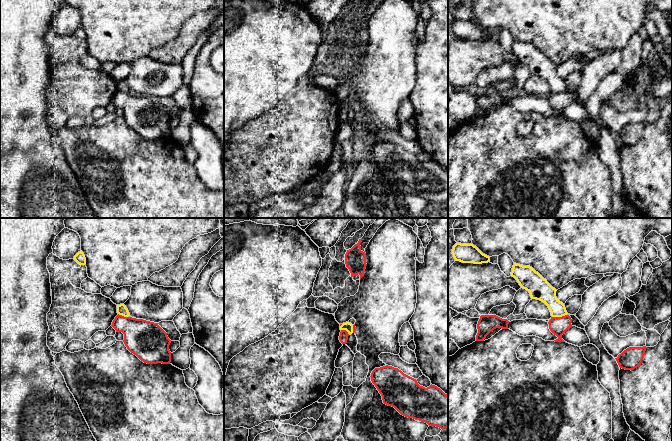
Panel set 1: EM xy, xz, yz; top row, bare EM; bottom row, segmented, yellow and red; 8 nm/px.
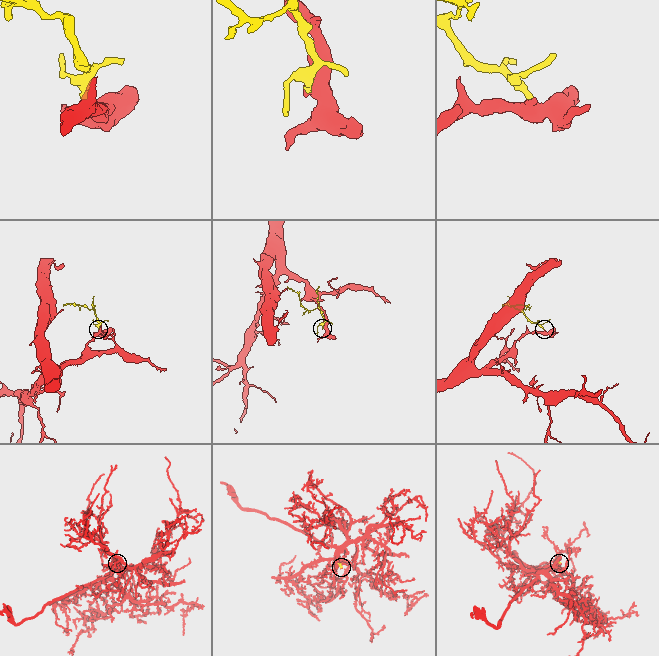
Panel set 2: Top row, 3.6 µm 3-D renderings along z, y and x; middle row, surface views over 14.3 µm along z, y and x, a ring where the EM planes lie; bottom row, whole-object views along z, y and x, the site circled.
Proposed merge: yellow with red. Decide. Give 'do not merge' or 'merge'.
do not merge

